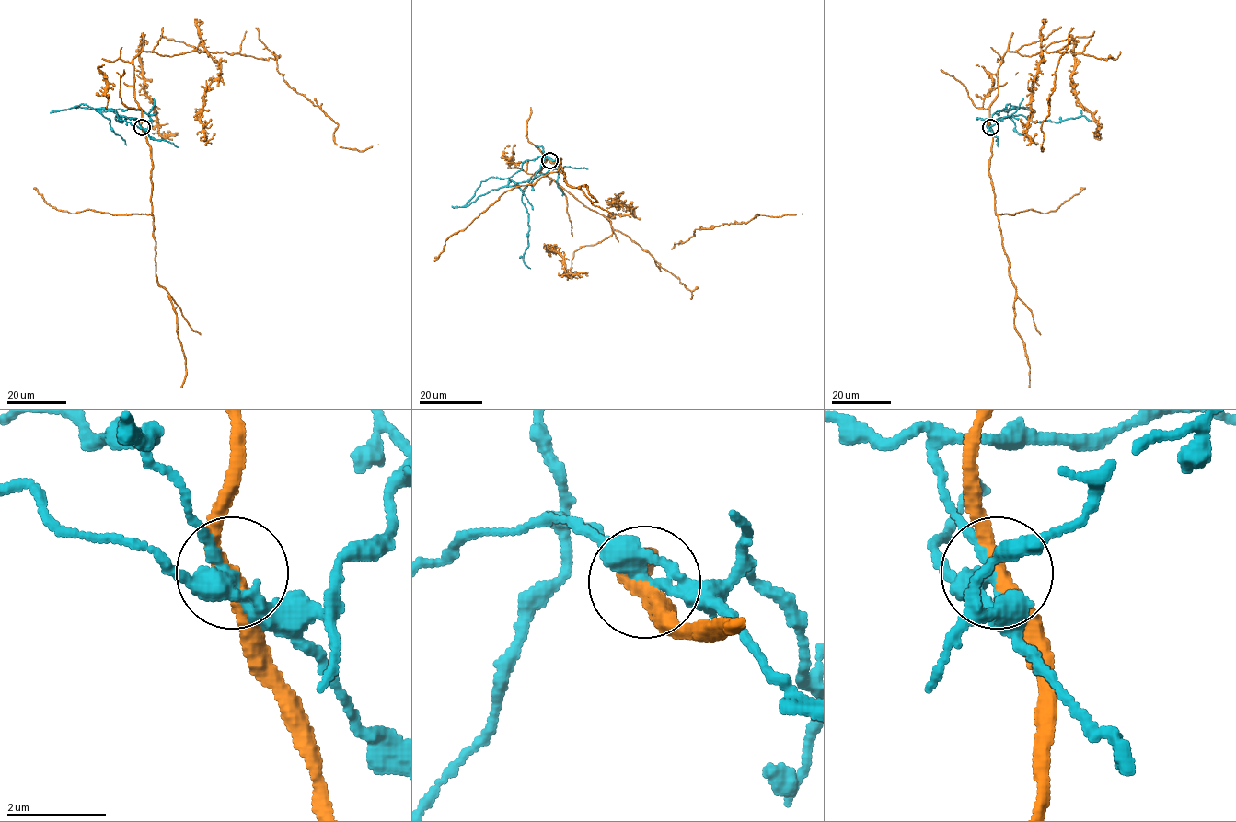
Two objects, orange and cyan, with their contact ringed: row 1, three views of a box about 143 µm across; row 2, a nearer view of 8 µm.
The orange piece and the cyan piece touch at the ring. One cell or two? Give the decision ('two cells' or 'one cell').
two cells

